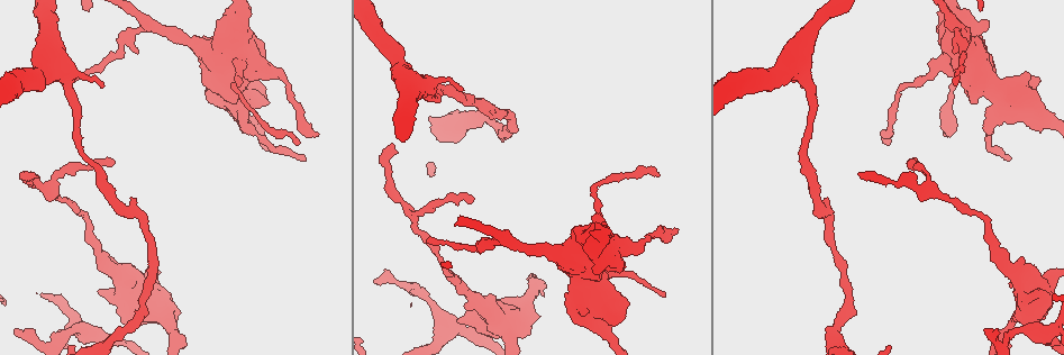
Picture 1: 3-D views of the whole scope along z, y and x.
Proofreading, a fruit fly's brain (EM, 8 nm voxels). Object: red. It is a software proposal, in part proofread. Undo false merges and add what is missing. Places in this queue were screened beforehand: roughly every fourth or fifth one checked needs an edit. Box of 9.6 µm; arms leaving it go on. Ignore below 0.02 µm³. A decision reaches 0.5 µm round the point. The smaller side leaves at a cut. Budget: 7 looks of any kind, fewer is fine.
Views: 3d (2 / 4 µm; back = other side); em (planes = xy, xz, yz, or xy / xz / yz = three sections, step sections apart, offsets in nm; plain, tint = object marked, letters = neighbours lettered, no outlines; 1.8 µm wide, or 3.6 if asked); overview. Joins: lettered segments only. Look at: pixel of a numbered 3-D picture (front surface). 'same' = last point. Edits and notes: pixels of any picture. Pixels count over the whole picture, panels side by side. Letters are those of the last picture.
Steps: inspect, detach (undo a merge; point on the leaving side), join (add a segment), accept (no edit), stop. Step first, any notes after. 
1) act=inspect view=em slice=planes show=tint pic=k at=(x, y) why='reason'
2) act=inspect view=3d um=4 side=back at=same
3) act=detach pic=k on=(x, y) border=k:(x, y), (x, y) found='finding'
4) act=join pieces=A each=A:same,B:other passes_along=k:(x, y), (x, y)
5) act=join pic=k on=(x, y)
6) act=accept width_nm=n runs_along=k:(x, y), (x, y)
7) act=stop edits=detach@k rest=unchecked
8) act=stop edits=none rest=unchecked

act=inspect view=3d um=2 pic=1 at=(595, 183) why='sharp bend'

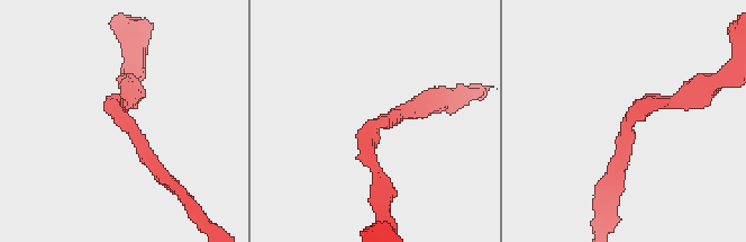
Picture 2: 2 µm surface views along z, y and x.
act=inspect view=em slice=yz step=4 show=plain pic=2 at=(123, 122) why='shape alone is not enough'

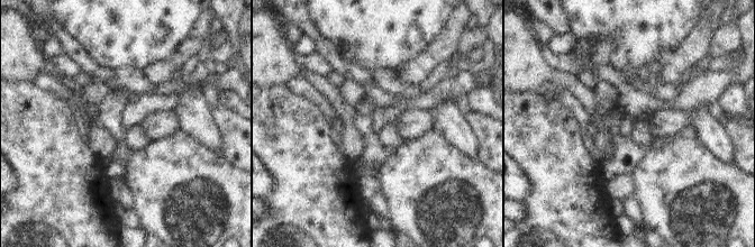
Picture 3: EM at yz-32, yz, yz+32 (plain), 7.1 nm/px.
act=inspect view=em slice=yz step=4 show=letters at=same why='see the neighbours'

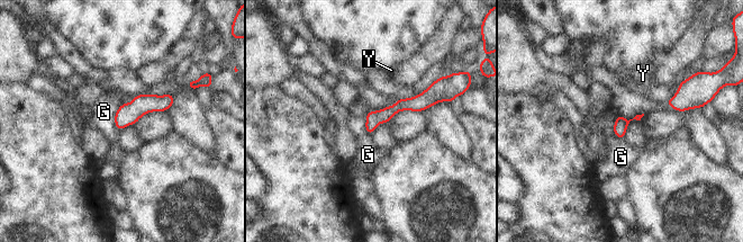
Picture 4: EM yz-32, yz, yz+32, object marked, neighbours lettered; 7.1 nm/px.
act=accept width_nm=100 each=G:other,Y:other runs_along=4:(433, 99), (402, 104), (368, 127) found='one cell here'

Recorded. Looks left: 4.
act=inspect view=em slice=xz step=16 show=tint pic=1 at=(677, 228) why='branch stops here'

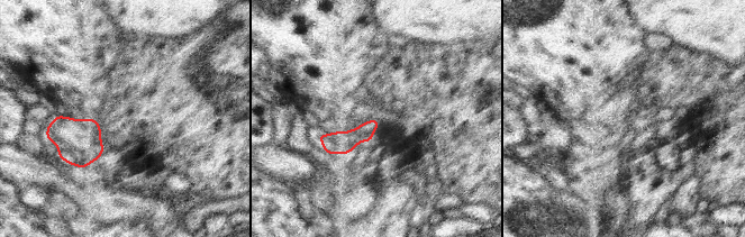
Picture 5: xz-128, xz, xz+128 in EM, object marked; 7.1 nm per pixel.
act=inspect view=em slice=planes show=tint at=same why='another direction'

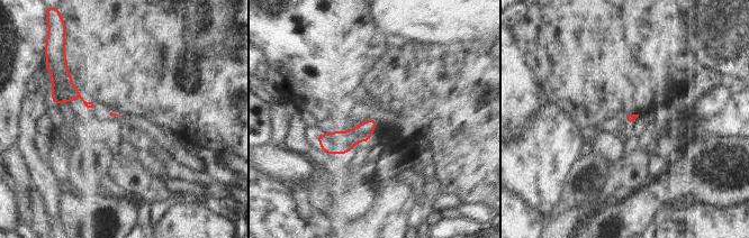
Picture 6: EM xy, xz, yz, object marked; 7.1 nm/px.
act=inspect view=em slice=planes show=letters at=same

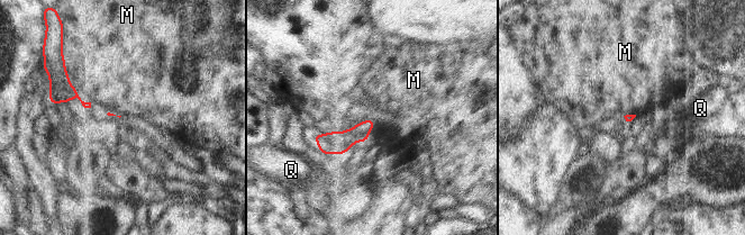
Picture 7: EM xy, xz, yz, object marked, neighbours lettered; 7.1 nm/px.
act=accept each=M:other,Q:other border=7:(64, 64), (70, 83), (91, 107) found='no lettered segment goes on from it'

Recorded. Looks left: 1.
act=inspect view=em slice=planes show=letters pic=1 at=(427, 241) why='tapers out'

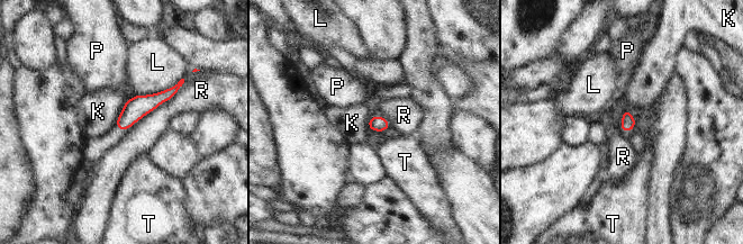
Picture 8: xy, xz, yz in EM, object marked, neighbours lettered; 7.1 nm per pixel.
act=accept longest_contact=R:600nm each=K:other,L:other,P:other,R:other,T:other runs_along=8:(174, 89), (141, 105), (120, 125) found='no lettered segment goes on from it'

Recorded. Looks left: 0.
act=stop edits=none rest=unchecked

